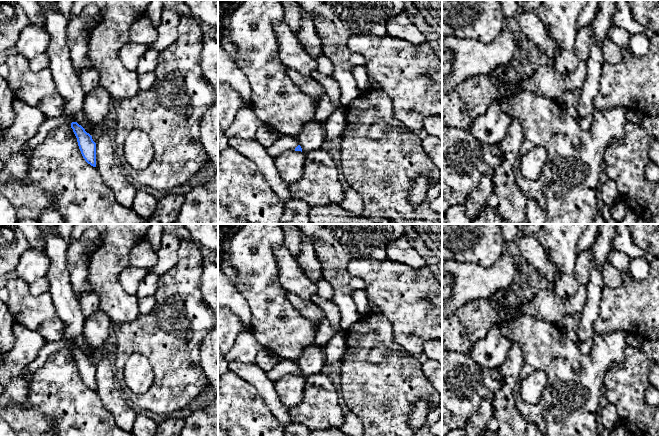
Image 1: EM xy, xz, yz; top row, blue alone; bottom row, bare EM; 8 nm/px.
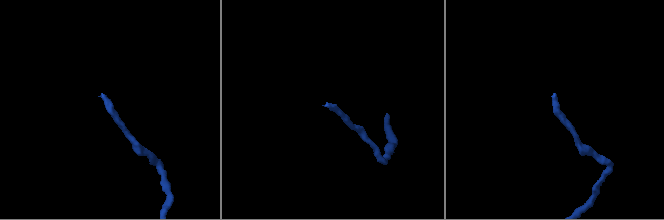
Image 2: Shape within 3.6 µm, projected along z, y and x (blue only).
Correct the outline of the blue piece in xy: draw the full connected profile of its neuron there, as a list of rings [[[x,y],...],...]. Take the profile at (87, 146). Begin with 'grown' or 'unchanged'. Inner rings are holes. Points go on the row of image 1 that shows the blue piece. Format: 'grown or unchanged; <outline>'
unchanged; [[[77,122],[71,123],[71,128],[77,138],[78,146],[85,161],[96,167],[96,143],[92,136]]]

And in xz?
grown; [[[280,137],[270,147],[266,148],[266,150],[273,158],[288,150],[302,152],[302,148],[298,141],[292,137]]]

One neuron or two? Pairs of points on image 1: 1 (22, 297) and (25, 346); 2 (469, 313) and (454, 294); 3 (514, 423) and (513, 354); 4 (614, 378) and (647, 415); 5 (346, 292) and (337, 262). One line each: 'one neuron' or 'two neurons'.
1: two neurons
2: two neurons
3: one neuron
4: one neuron
5: one neuron

